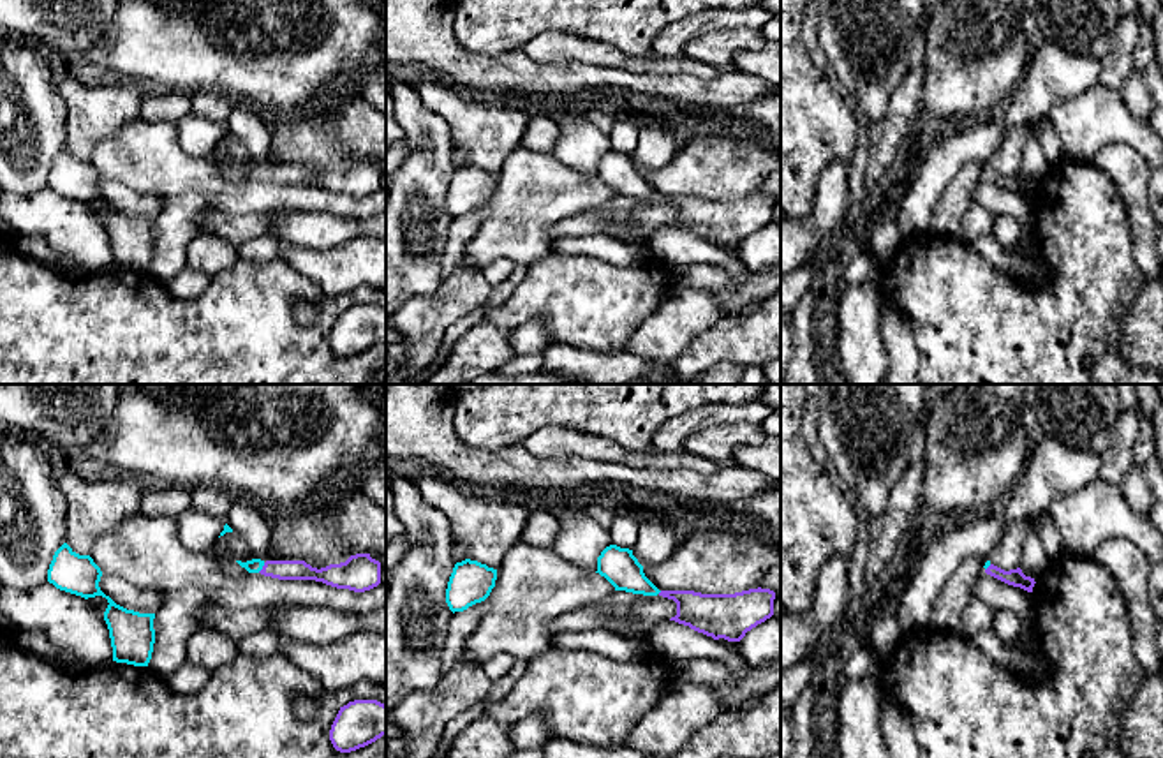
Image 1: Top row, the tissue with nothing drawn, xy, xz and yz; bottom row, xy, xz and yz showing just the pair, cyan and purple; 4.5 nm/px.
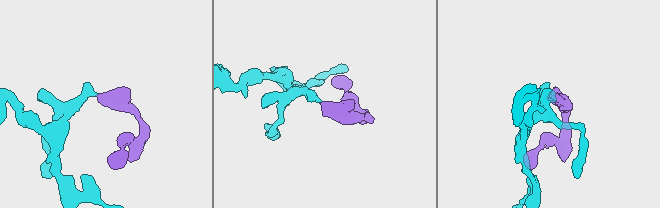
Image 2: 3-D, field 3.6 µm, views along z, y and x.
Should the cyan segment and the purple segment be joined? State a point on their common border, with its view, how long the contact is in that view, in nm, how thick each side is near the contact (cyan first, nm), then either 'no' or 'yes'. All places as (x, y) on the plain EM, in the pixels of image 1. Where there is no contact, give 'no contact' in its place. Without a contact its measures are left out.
contact xy (261, 173); length 60 nm; calibres 60 and 100 nm; yes

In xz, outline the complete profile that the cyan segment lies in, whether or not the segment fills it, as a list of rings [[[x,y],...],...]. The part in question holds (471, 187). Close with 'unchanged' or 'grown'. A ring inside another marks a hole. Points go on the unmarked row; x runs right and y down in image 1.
[[[465,164],[456,167],[446,194],[449,215],[463,217],[469,212],[485,206],[495,192],[497,175],[478,166]]]; unchanged

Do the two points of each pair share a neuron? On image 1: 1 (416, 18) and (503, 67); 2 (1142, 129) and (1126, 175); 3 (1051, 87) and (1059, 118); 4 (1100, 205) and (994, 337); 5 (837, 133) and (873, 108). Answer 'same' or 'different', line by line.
1: same
2: different
3: different
4: same
5: different

